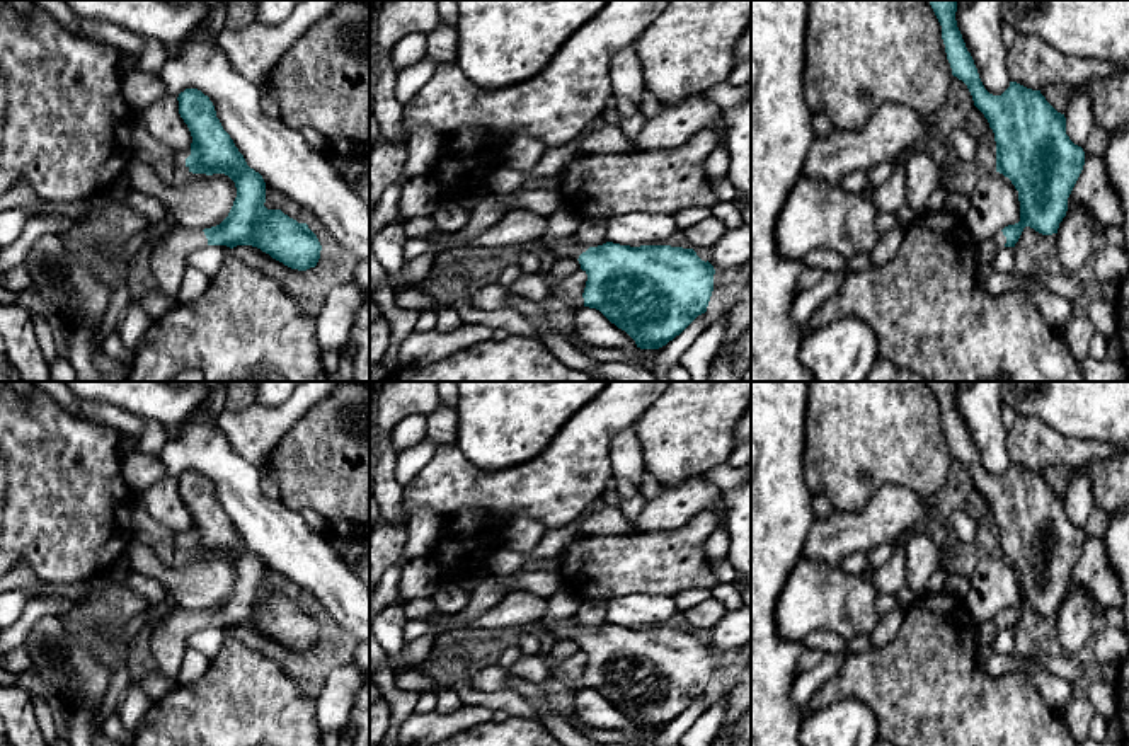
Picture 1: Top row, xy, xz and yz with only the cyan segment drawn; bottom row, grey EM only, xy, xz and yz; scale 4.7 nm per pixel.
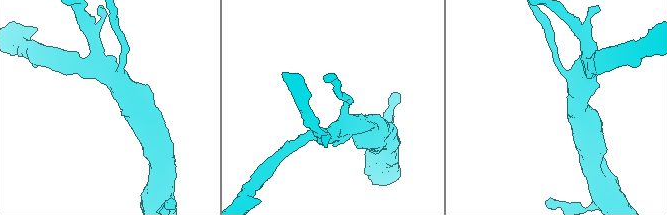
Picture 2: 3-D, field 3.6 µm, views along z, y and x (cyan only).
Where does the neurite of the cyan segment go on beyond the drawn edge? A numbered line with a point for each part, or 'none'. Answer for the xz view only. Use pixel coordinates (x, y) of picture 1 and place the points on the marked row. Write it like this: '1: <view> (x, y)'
1: xz (567, 247)

